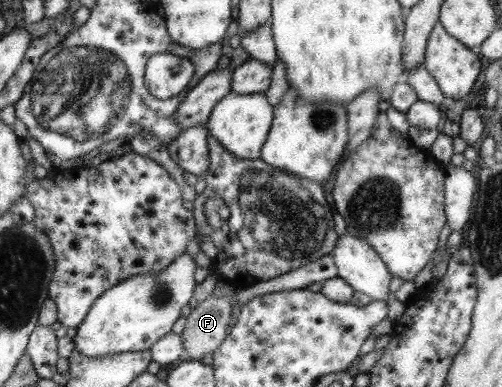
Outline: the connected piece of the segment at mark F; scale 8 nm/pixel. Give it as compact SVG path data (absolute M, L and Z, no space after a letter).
M216 298L195 303L186 314L186 323L180 336L188 352L188 361L202 361L206 354L213 354L229 335L232 299Z

